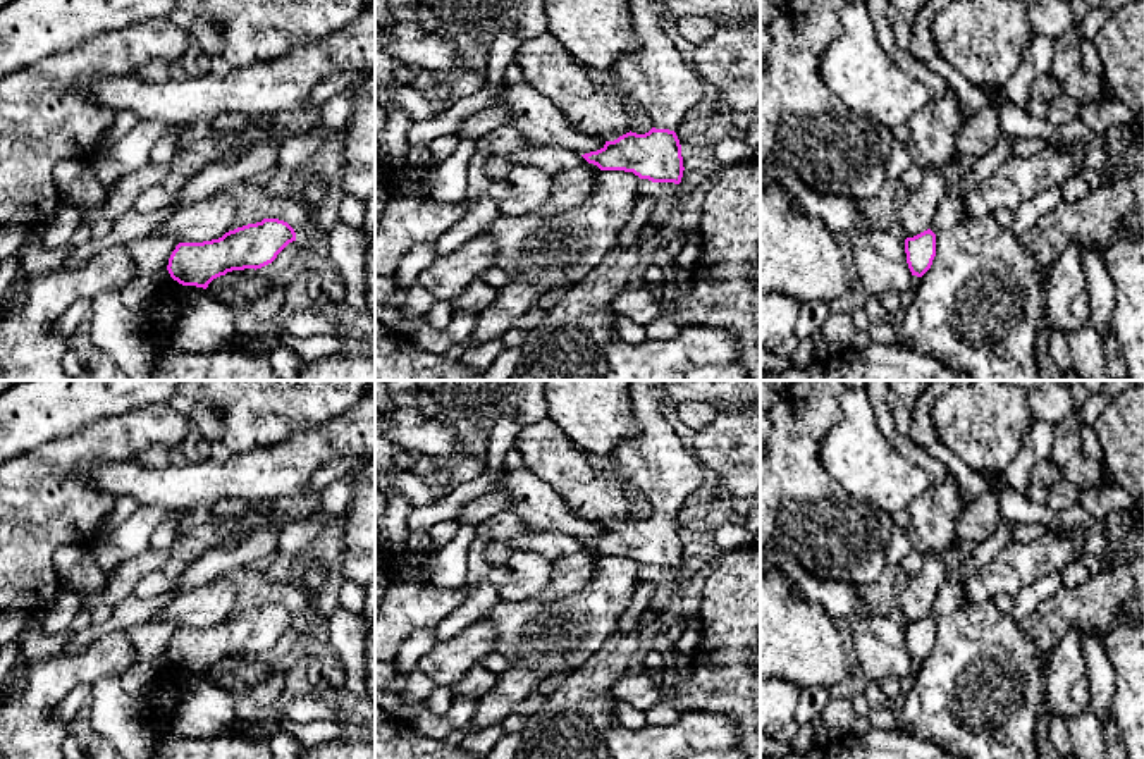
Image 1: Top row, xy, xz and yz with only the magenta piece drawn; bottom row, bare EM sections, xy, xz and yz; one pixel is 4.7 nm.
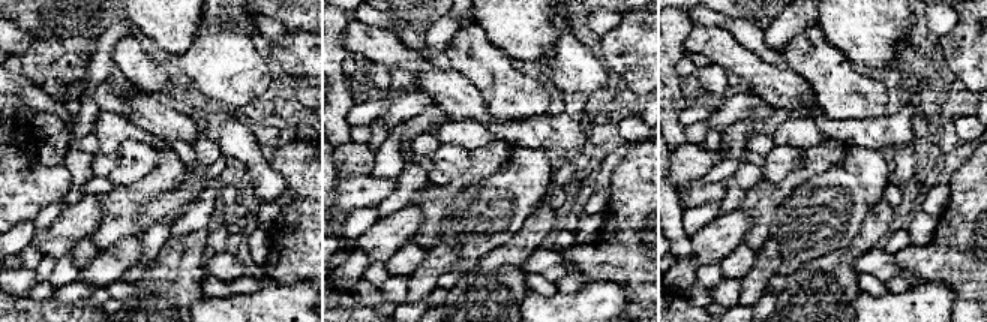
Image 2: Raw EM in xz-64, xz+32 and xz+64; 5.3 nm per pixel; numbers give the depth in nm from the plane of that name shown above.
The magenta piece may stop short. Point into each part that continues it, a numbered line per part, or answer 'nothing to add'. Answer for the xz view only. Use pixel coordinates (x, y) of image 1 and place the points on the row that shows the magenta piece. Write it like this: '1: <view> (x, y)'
1: xz (654, 76)

